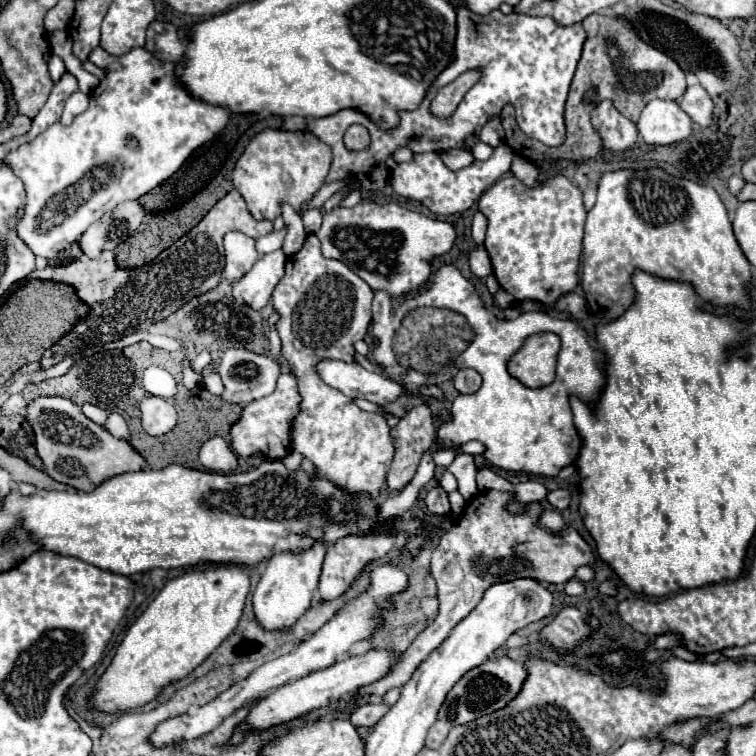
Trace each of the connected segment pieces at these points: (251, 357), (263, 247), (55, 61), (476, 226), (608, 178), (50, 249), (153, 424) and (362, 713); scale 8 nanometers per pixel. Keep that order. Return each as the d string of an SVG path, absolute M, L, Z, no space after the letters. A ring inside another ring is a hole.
M229 348L229 350L225 350L223 360L221 360L221 368L219 368L219 376L225 386L225 390L219 398L227 404L245 406L251 400L271 394L275 390L275 382L277 382L279 374L281 374L279 364L273 358L269 358L265 354L255 354L247 348Z
M283 228L281 232L271 232L271 234L267 234L267 236L257 238L257 240L255 240L255 248L257 248L257 252L259 252L259 254L269 254L269 252L279 250L281 244L283 244L285 232L287 232L287 230Z
M51 56L51 58L49 58L49 76L51 76L53 80L59 80L63 72L65 72L63 60L61 60L59 56Z
M477 212L475 218L473 218L471 236L473 236L473 242L475 242L477 246L481 246L483 240L485 240L485 216L481 216L481 212Z
M663 168L605 172L597 202L587 212L581 284L585 296L593 294L599 302L605 318L621 316L633 302L633 268L691 282L711 304L749 306L745 288L751 280L751 264L735 240L719 194L711 186L675 178Z
M95 48L89 60L105 68L107 78L91 92L87 112L77 116L71 126L63 126L61 122L49 126L35 140L21 144L5 156L5 164L23 180L27 190L27 206L23 218L17 222L17 234L29 244L35 256L47 260L55 258L71 242L77 242L95 220L109 212L109 208L115 208L125 200L137 200L173 176L195 148L213 140L225 128L231 116L227 108L191 96L175 74L175 62L161 62L147 48L135 48L119 58ZM131 138L137 140L135 148L129 146ZM69 186L73 188L71 196L65 192Z
M147 396L141 402L141 426L149 436L167 434L177 422L175 408L169 400L159 396Z
M361 704L357 706L353 712L351 712L351 724L353 726L367 726L367 728L373 728L381 716L385 716L389 708L385 704Z

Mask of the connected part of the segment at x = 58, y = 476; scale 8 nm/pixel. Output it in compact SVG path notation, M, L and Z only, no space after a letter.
M39 396L29 402L23 416L33 428L35 448L45 464L45 472L61 484L69 484L77 490L89 490L109 476L143 470L147 466L147 462L135 454L127 442L93 424L85 414L81 414L81 408L67 398Z

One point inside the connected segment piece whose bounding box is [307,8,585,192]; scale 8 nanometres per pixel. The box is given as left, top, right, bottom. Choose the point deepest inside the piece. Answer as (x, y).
(529, 62)

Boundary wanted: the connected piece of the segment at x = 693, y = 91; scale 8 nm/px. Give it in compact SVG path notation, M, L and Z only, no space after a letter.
M699 84L687 88L685 96L679 100L679 106L701 128L707 128L713 122L713 108L715 108L715 104L713 104L711 96L705 92L705 88L699 86Z

